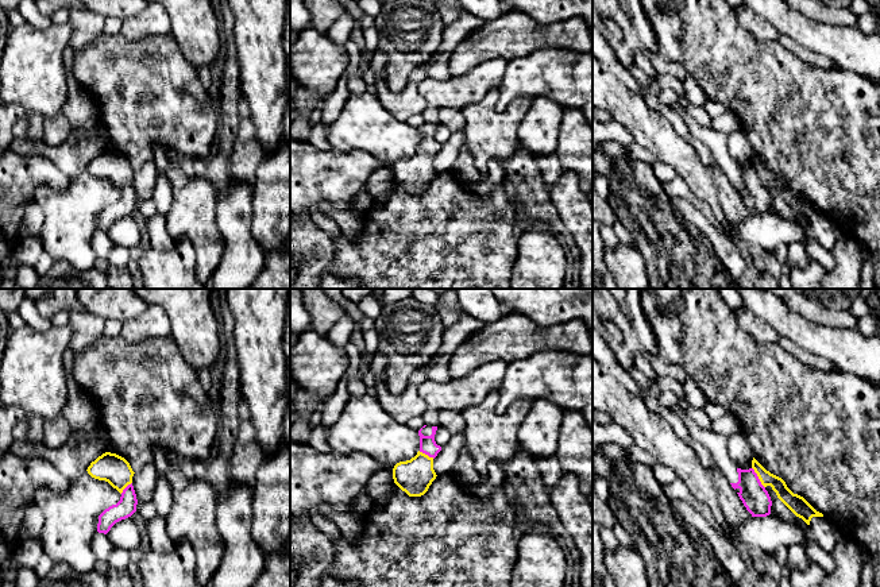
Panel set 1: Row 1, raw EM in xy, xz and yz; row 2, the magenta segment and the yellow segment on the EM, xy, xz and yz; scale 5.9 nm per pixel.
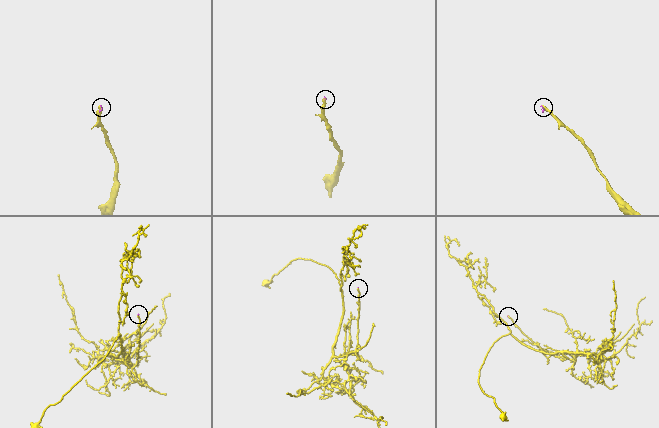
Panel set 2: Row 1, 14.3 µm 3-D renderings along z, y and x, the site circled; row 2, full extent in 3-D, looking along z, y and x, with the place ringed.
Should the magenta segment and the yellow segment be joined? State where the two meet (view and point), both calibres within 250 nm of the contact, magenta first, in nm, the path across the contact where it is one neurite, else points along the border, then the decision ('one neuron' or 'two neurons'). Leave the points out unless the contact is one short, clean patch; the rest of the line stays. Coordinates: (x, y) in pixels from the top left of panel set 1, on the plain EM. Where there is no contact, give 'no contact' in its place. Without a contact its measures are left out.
yz (757, 176) | 160/100 nm | across yz (755, 194), (757, 176), (771, 177), (792, 199) | one neuron

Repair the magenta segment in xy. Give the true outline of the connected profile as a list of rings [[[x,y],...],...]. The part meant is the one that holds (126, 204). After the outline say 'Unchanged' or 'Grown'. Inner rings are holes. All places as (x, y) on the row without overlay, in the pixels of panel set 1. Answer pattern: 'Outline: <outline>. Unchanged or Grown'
Outline: [[[111,150],[99,154],[86,169],[92,175],[108,179],[121,192],[116,202],[99,213],[97,229],[107,232],[116,220],[136,209],[138,197],[132,184],[135,170],[124,155]]]. Grown

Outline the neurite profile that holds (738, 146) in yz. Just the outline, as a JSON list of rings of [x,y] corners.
[[[744,130],[732,132],[727,136],[727,147],[737,166],[752,166],[753,151]]]

